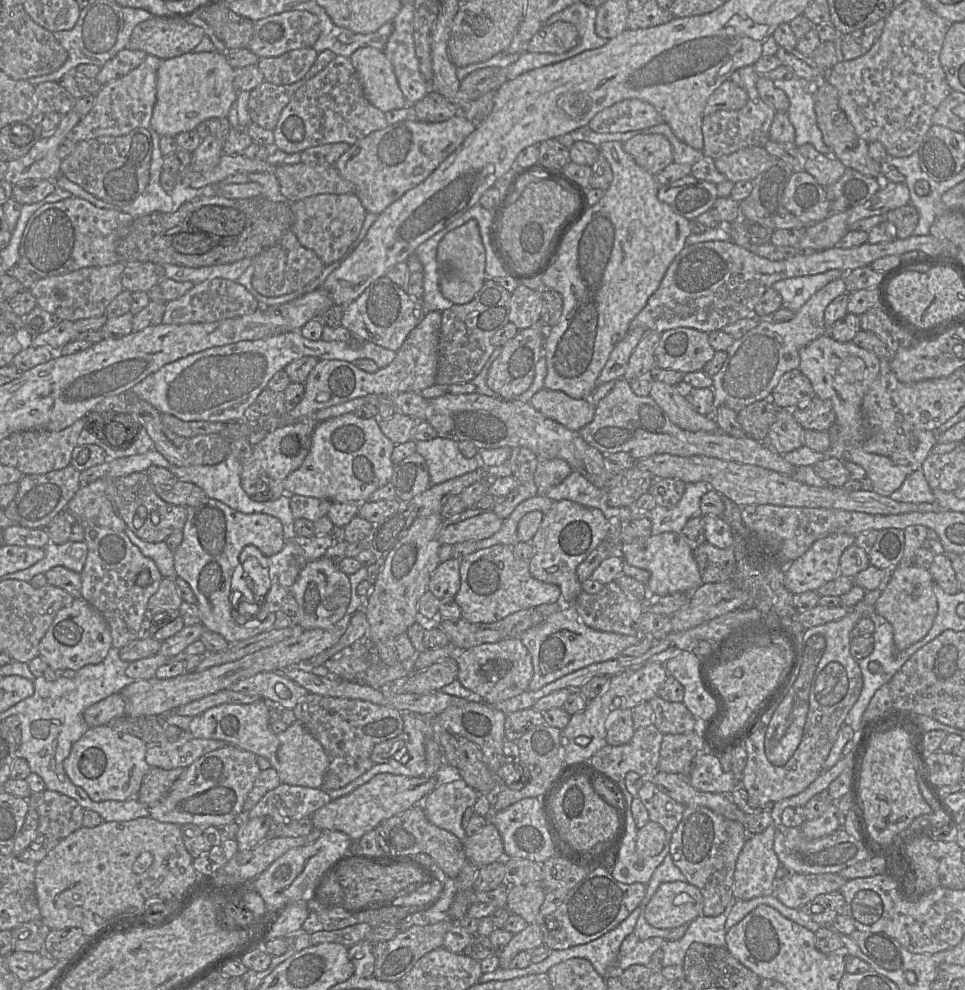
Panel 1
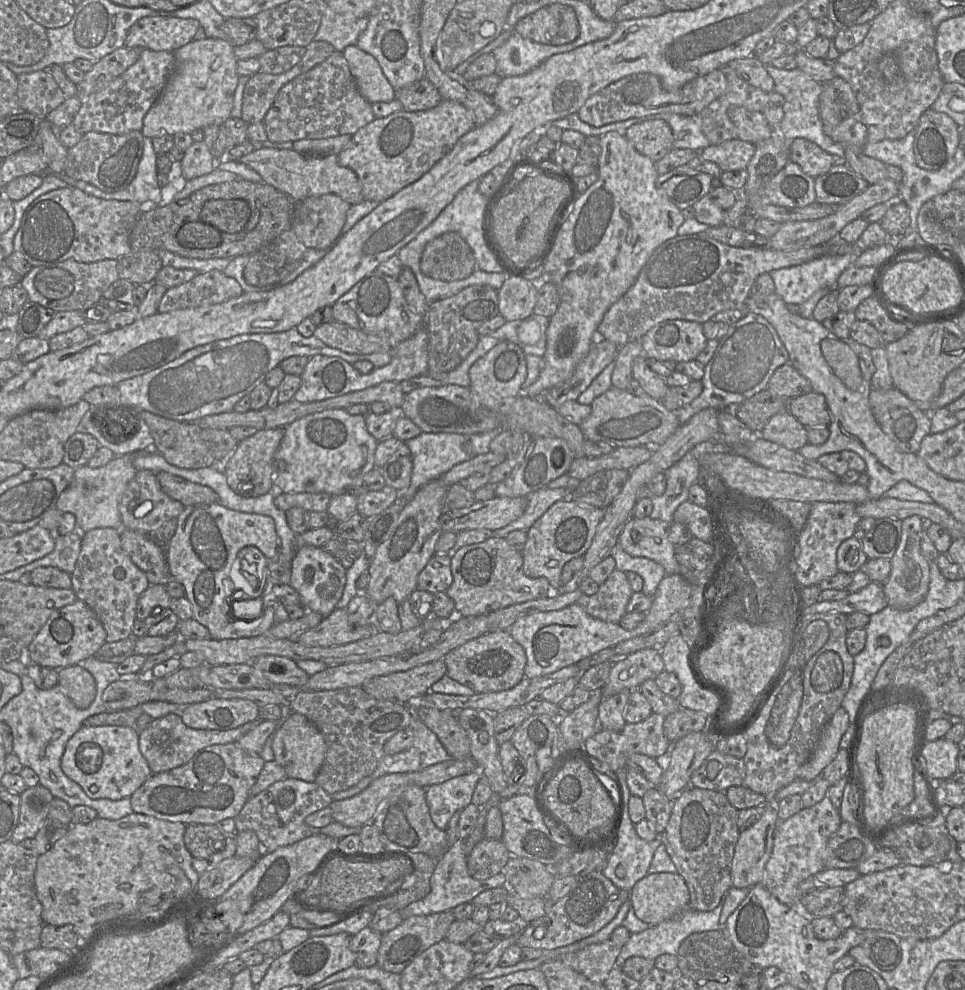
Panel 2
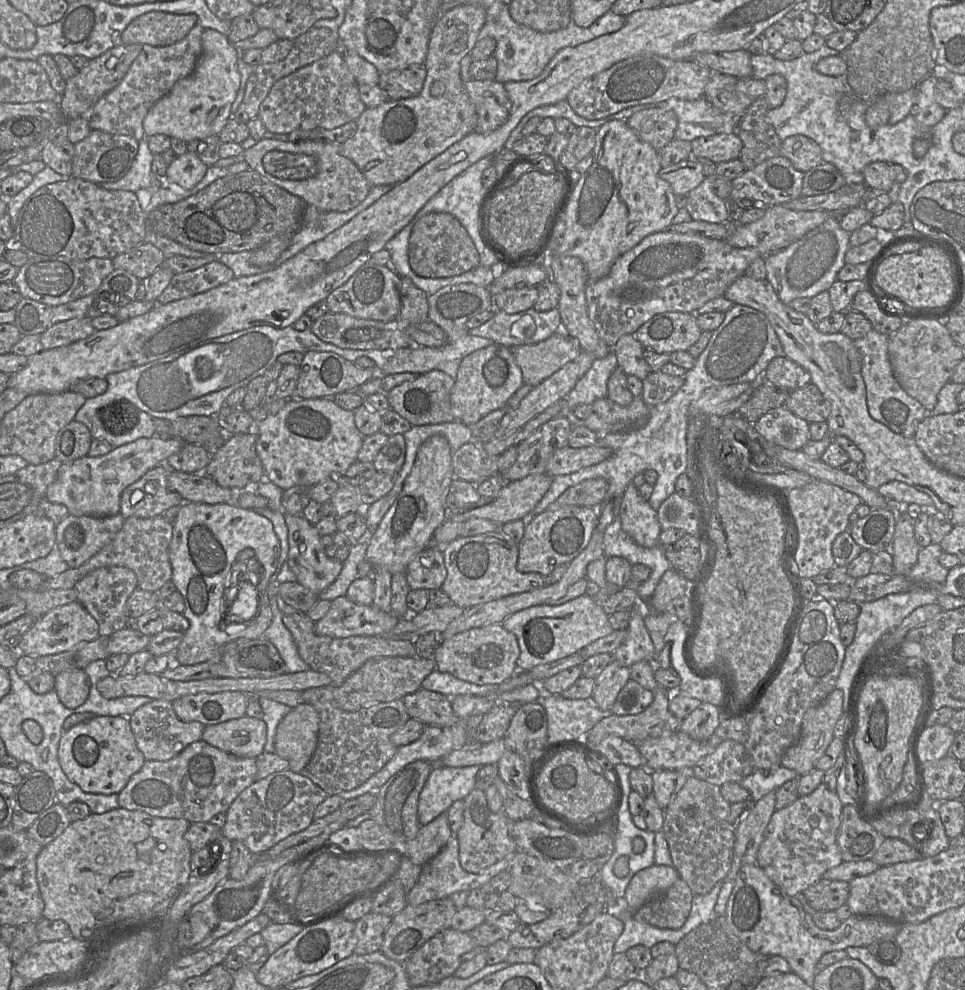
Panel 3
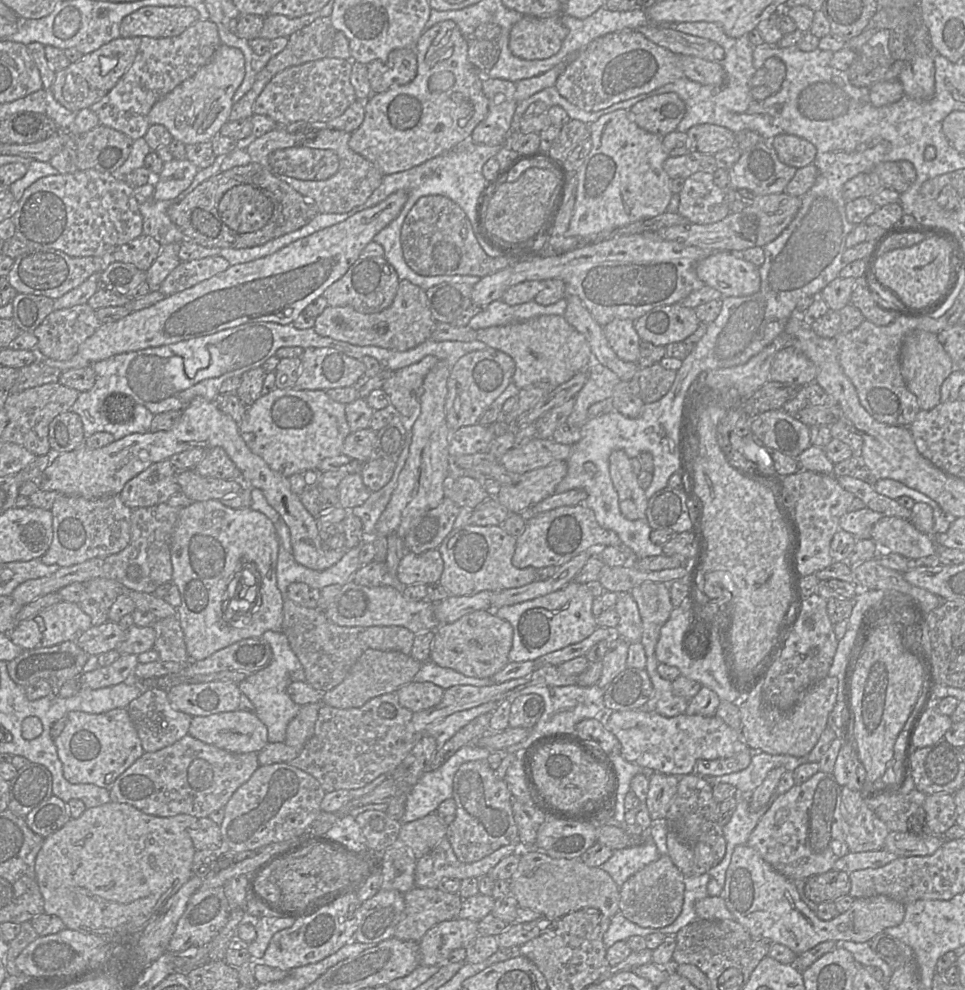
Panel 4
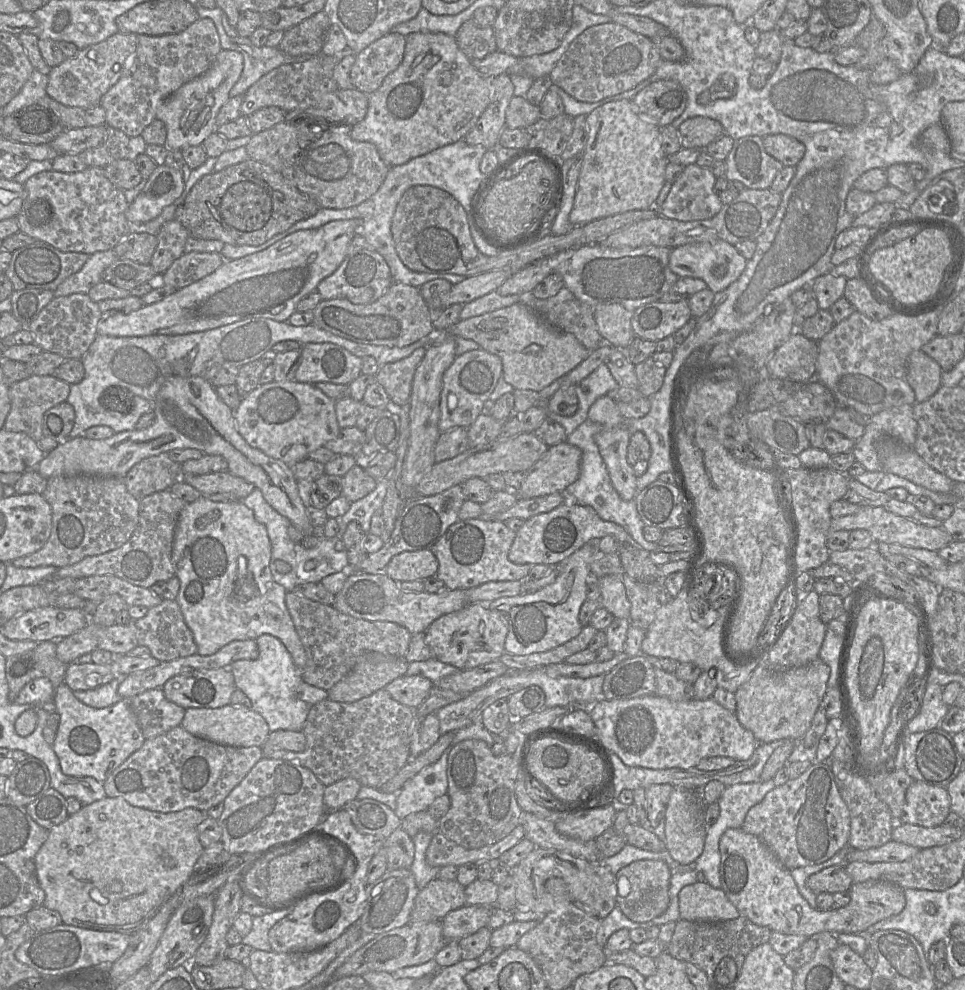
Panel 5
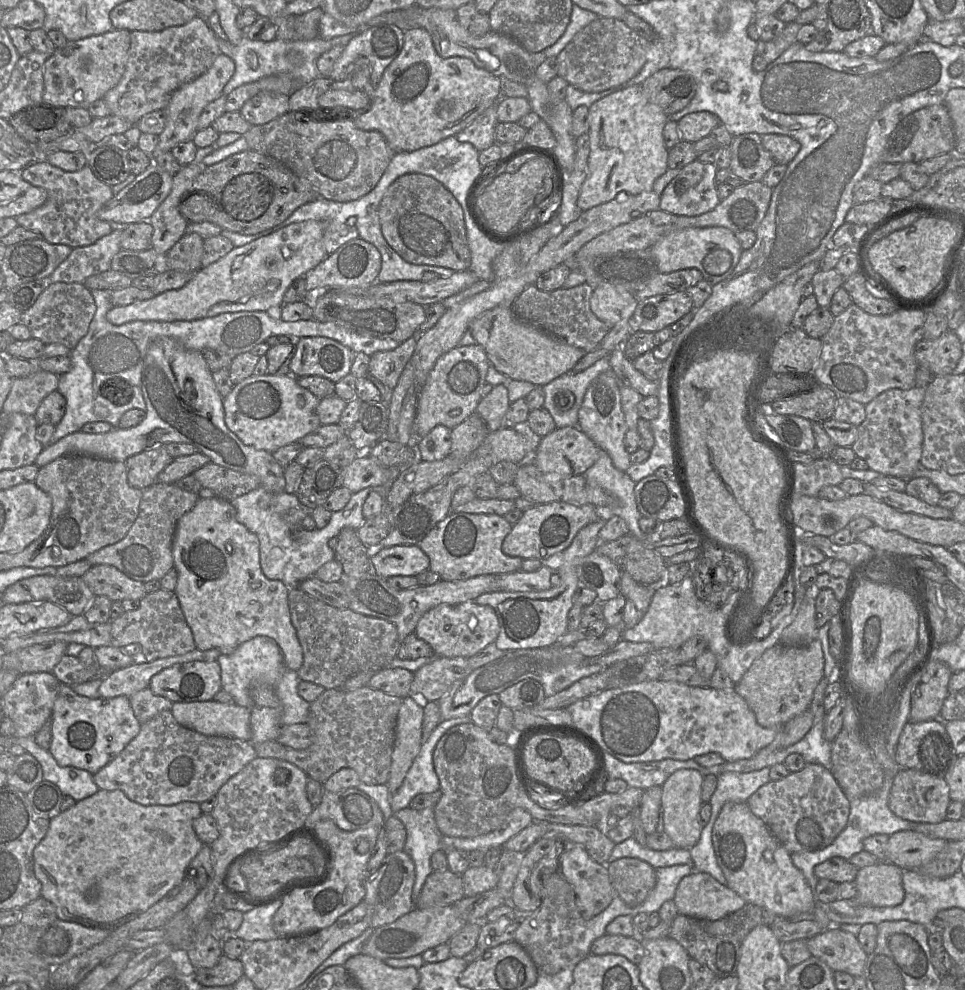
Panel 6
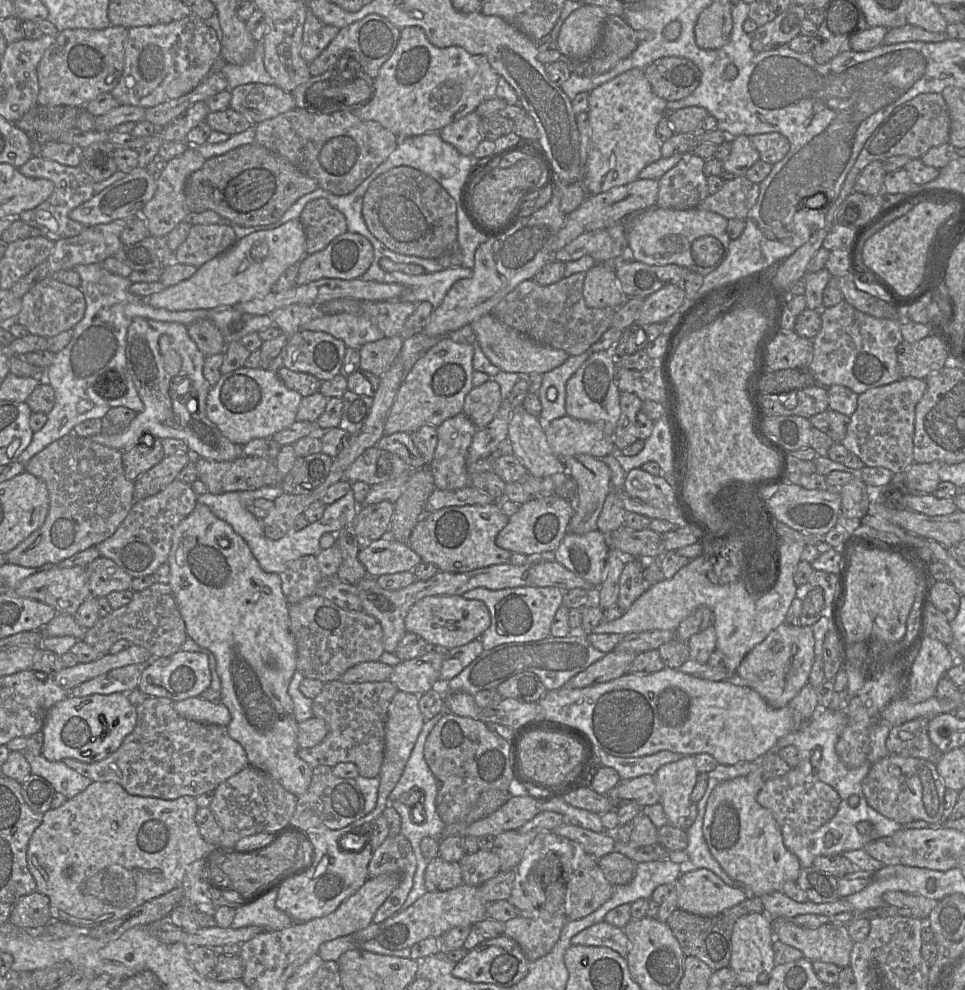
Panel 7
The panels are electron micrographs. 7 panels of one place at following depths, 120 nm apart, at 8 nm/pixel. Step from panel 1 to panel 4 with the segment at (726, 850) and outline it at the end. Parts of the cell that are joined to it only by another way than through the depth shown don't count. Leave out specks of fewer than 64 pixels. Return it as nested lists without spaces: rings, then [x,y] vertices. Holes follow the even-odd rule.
[[[696,773],[680,776],[678,791],[674,797],[668,815],[669,830],[676,833],[678,839],[693,852],[693,862],[690,876],[697,876],[708,871],[719,864],[725,856],[726,840],[723,834],[723,827],[719,824],[719,803],[714,799],[713,787]]]

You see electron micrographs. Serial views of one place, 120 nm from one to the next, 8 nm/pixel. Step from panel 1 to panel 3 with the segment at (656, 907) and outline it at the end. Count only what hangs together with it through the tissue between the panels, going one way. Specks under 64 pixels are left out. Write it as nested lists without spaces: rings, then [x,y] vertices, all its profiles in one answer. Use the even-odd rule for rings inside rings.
[[[654,864],[632,877],[626,887],[624,901],[634,913],[647,902],[664,894],[679,878],[674,867]]]

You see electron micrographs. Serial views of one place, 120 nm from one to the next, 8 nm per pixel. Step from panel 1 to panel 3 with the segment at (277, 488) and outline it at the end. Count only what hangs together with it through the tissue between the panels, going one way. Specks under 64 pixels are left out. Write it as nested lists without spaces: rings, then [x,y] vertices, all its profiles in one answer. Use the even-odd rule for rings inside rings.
[[[253,419],[248,433],[233,435],[211,455],[205,475],[231,490],[256,490],[265,475],[256,453],[257,434],[258,422]]]

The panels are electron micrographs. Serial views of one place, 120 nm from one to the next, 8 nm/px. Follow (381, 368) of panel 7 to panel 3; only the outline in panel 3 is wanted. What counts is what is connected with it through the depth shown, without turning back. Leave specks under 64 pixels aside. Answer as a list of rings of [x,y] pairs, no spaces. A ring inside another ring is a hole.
[[[432,370],[412,381],[405,381],[387,392],[390,408],[412,426],[433,425],[455,421],[451,410],[450,393],[455,380],[440,370]]]

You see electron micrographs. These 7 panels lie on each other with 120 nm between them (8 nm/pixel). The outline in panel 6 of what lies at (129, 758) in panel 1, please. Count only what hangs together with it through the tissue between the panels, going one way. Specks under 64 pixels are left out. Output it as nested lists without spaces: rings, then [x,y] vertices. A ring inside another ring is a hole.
[[[60,683],[52,709],[49,752],[60,766],[72,766],[94,775],[112,761],[139,733],[141,724],[126,696],[91,699]]]

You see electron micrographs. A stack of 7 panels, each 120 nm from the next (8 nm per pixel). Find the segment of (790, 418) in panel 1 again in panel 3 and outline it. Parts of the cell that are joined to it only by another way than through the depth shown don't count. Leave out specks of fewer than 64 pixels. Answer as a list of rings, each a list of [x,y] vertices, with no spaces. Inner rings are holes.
[[[785,406],[770,410],[760,417],[753,426],[768,442],[789,450],[802,450],[810,440],[810,423],[794,415]]]

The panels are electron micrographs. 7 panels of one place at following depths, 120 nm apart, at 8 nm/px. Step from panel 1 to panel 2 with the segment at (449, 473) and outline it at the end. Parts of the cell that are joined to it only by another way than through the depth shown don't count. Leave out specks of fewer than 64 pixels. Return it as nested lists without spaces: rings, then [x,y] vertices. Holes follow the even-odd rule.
[[[422,432],[405,441],[413,463],[411,482],[407,489],[397,491],[398,496],[392,505],[399,498],[408,498],[410,501],[422,486],[476,456],[474,451],[472,454],[465,452],[464,444],[467,440],[468,437],[457,433]]]

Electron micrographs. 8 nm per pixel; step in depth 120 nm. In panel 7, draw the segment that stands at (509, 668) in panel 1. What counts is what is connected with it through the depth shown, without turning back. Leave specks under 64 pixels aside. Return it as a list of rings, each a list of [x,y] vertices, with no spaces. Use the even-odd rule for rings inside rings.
[[[427,596],[417,601],[405,618],[405,629],[415,633],[436,649],[447,651],[477,640],[489,628],[491,617],[487,606],[479,600],[462,596]]]

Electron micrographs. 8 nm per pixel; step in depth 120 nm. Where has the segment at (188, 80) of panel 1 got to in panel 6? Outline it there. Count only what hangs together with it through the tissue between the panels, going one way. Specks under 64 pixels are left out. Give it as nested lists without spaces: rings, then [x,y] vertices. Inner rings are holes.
[[[220,53],[214,60],[211,67],[198,78],[185,83],[171,95],[165,108],[166,125],[161,134],[158,135],[156,146],[157,153],[171,151],[173,147],[181,142],[192,140],[193,135],[198,130],[197,124],[203,109],[213,100],[223,94],[226,83],[235,72],[235,63],[227,55]]]

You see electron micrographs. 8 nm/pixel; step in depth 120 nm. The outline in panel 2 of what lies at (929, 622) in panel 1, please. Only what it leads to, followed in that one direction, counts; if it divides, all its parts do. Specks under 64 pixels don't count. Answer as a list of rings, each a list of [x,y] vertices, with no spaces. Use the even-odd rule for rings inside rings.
[[[910,516],[901,521],[901,538],[897,550],[891,558],[891,570],[883,583],[887,604],[899,610],[909,610],[922,602],[930,584],[930,562],[923,556],[920,540],[925,531],[925,521],[919,516]]]

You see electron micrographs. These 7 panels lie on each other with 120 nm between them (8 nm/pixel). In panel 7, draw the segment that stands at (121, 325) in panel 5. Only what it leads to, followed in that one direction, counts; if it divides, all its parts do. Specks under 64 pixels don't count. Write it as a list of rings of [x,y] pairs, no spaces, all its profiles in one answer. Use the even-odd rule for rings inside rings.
[[[299,219],[289,220],[272,230],[251,233],[197,268],[187,280],[166,287],[145,301],[154,308],[186,311],[233,308],[239,303],[263,298],[288,267],[298,264],[307,255],[305,243],[306,235]]]

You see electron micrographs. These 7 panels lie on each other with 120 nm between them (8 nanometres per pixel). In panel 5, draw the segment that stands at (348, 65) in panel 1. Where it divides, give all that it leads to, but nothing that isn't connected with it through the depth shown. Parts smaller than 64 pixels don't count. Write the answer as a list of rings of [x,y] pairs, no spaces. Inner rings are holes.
[[[319,53],[316,56],[291,64],[283,64],[271,70],[243,94],[241,115],[247,117],[256,110],[269,106],[278,107],[285,112],[317,106],[324,95],[339,89],[333,78],[333,69],[343,56],[344,54],[341,54],[338,58],[334,58]]]

